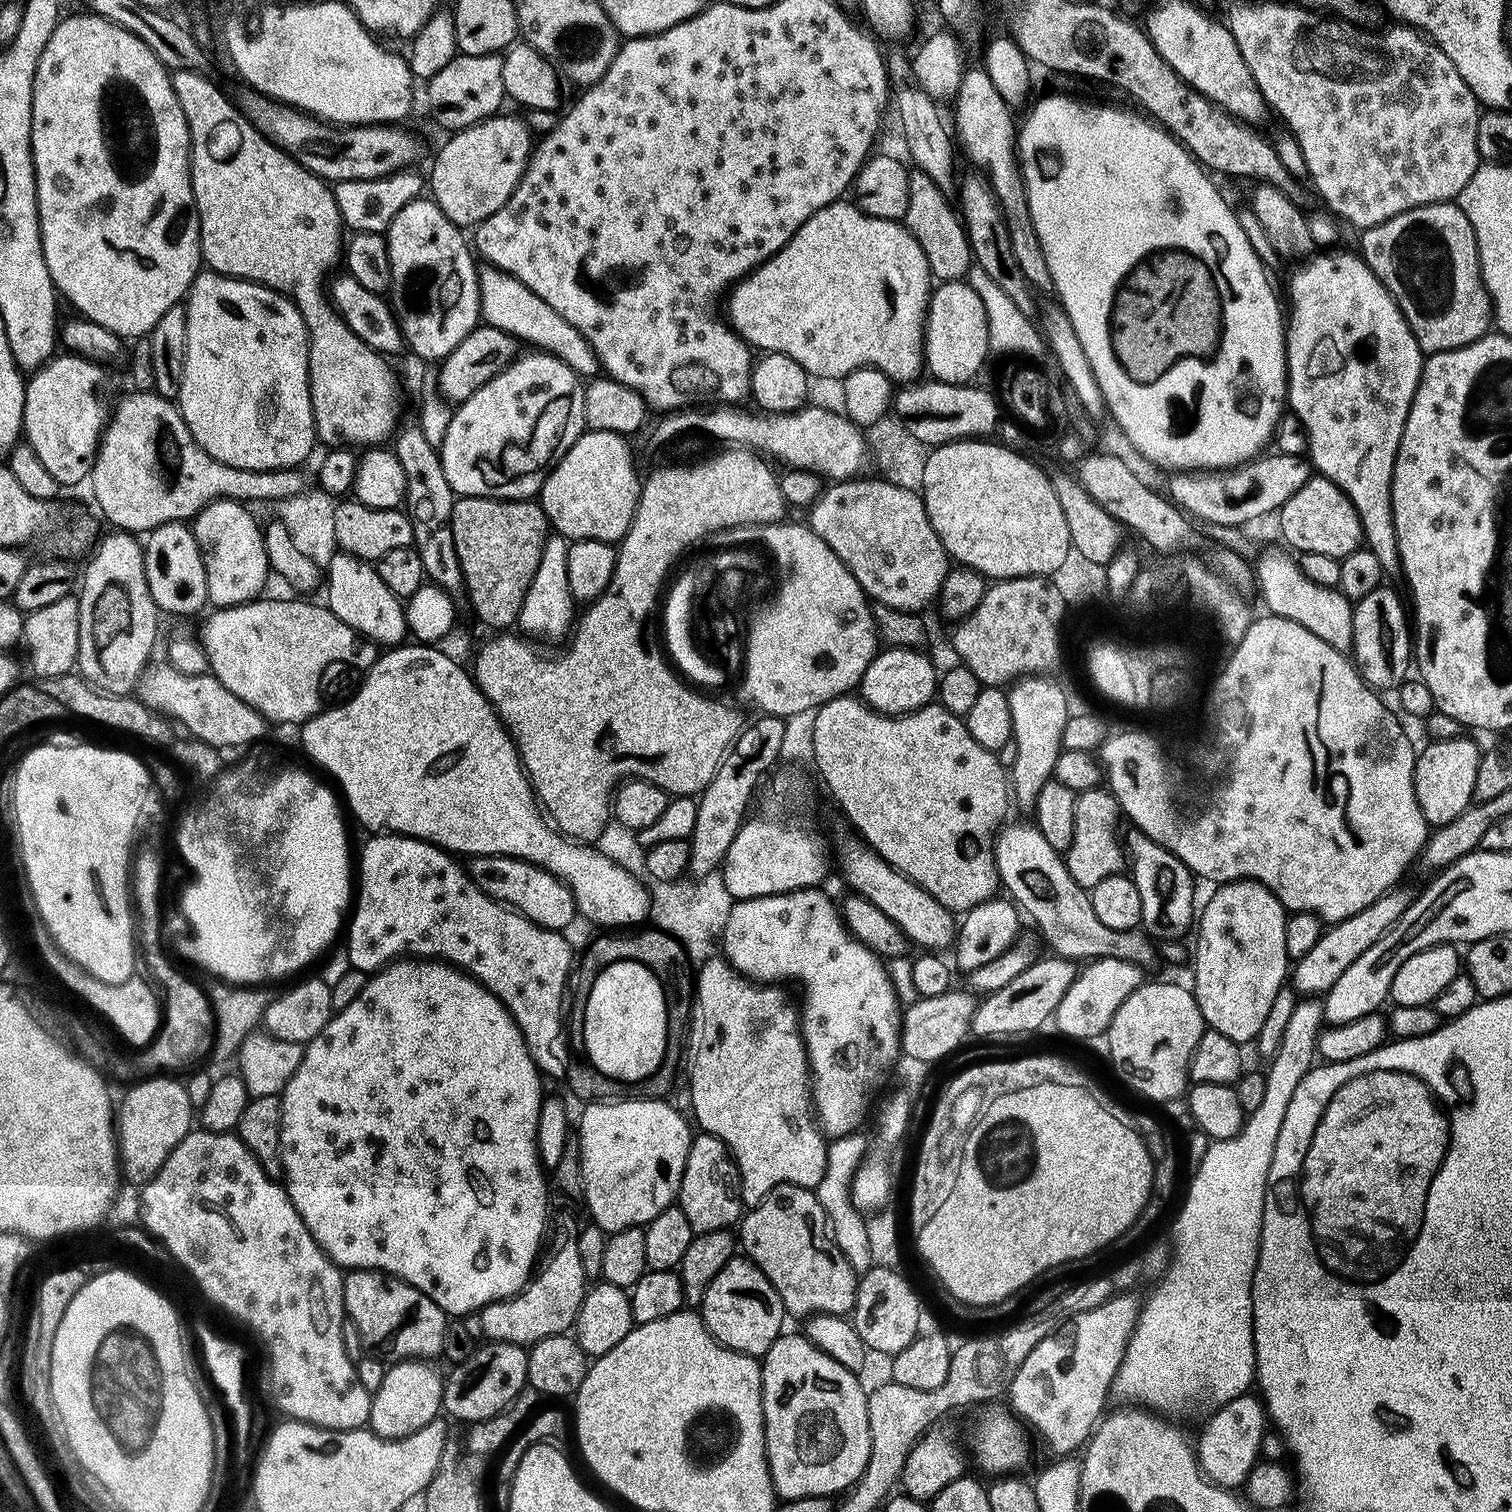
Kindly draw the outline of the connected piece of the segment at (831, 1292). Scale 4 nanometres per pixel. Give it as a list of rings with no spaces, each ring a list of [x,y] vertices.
[[[779,1184],[777,1188],[771,1188],[761,1204],[749,1207],[743,1213],[738,1225],[738,1240],[743,1255],[753,1260],[758,1270],[770,1278],[774,1290],[778,1290],[778,1298],[782,1298],[785,1313],[789,1317],[807,1318],[817,1314],[847,1317],[853,1311],[858,1274],[832,1237],[828,1216],[813,1189],[800,1188],[796,1184]]]

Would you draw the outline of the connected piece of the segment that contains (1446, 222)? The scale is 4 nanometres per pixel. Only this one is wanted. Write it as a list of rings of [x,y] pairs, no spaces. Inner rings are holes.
[[[1459,203],[1418,206],[1378,226],[1363,229],[1359,236],[1359,255],[1396,299],[1396,305],[1406,318],[1421,352],[1431,354],[1470,346],[1470,342],[1478,342],[1478,338],[1488,335],[1494,324],[1492,296],[1486,290],[1482,278],[1474,226],[1470,226],[1470,218],[1462,214]]]

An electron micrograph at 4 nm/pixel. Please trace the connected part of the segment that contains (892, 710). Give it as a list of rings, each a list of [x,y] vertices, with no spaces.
[[[891,646],[877,651],[858,685],[864,703],[876,712],[883,712],[885,716],[903,716],[931,705],[938,692],[938,668],[924,655],[920,650]]]

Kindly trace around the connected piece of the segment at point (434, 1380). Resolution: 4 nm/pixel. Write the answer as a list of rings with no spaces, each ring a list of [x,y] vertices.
[[[401,1360],[385,1371],[382,1384],[372,1398],[371,1431],[386,1440],[401,1440],[422,1430],[441,1415],[445,1377],[427,1360]]]

